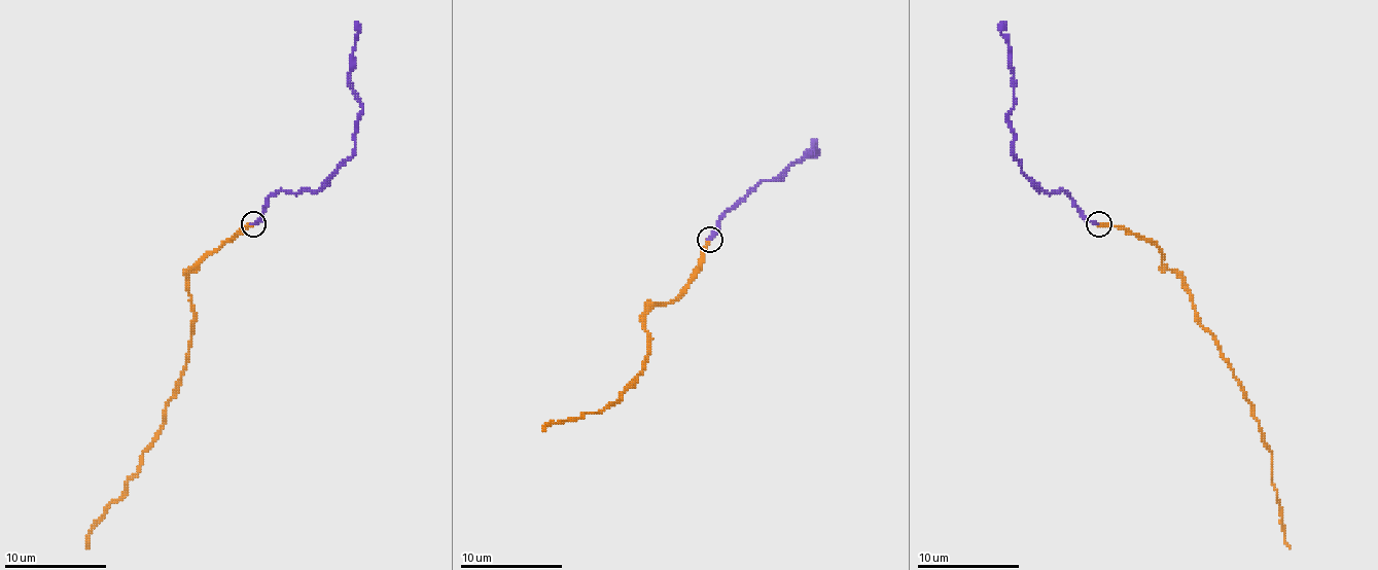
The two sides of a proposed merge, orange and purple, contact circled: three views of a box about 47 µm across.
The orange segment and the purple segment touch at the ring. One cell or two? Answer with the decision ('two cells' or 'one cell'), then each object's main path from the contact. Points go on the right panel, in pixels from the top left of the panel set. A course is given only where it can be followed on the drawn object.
one cell; orange runs (1098, 223), (1149, 239), (1182, 280), (1195, 318), (1251, 405), (1272, 454), (1290, 548); purple runs (1098, 223), (1083, 213), (1067, 192), (1038, 190), (1014, 154), (1011, 47), (1000, 32), (1005, 22)

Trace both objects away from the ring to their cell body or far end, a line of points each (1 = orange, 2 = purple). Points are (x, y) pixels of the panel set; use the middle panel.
1: (709, 239), (701, 270), (668, 303), (658, 303), (645, 316), (650, 352), (620, 400), (542, 431)
2: (709, 239), (730, 208), (763, 180), (773, 180), (809, 154), (819, 152), (806, 154), (811, 147)

